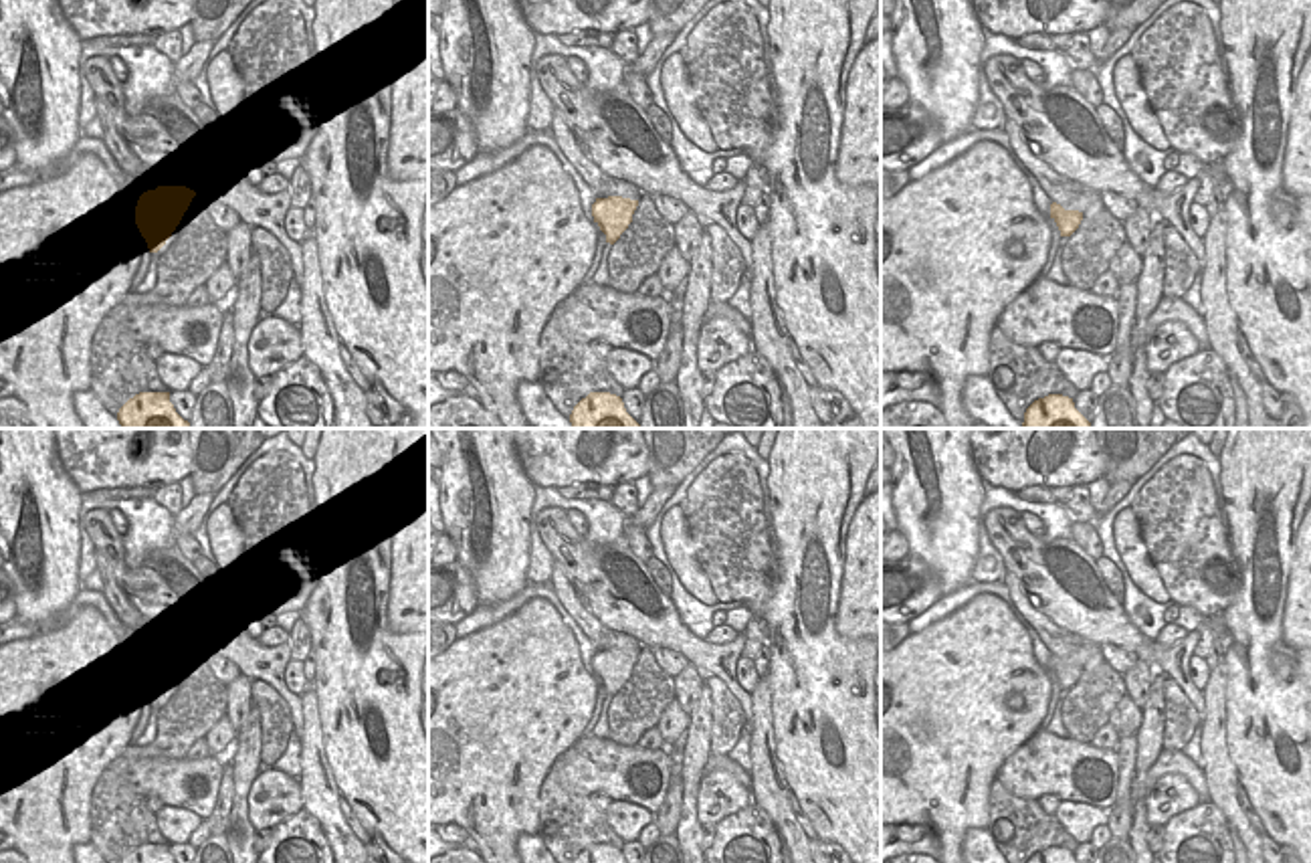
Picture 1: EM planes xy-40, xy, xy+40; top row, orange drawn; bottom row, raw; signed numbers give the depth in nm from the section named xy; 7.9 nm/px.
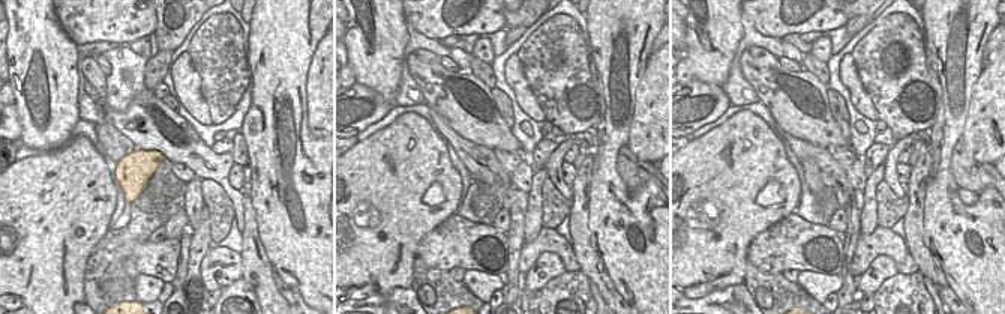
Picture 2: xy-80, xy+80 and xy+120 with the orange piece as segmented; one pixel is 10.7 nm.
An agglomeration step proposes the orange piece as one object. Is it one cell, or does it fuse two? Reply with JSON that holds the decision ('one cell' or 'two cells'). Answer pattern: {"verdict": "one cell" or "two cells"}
{"verdict": "two cells"}

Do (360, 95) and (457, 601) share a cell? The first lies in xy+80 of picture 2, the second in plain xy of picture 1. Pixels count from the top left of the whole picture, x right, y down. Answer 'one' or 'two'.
one

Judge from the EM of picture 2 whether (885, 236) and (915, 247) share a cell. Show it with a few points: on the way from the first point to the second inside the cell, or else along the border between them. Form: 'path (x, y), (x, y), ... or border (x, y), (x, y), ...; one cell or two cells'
border (906, 247), (918, 271); two cells

